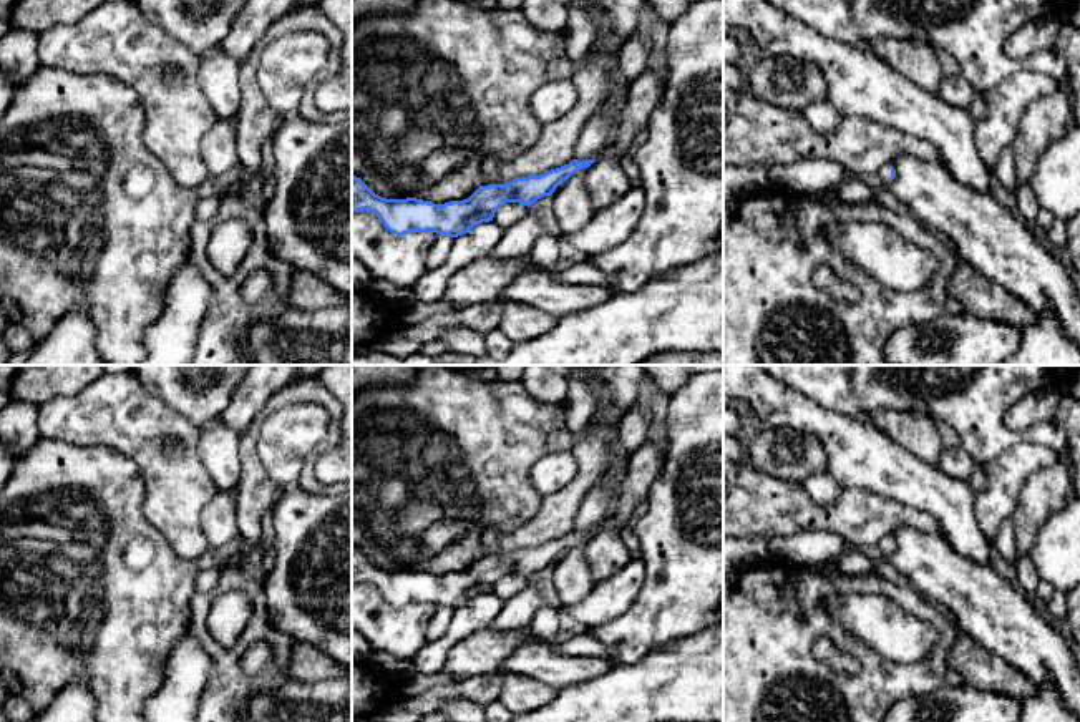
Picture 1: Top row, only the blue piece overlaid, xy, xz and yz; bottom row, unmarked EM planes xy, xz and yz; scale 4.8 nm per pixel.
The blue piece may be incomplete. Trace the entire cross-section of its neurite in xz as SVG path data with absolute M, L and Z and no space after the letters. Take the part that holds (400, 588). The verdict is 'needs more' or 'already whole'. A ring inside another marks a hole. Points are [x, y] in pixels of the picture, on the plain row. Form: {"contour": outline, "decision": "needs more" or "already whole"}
{"contour": "M594 531L577 533L539 548L516 549L504 556L479 558L468 571L435 576L416 569L387 571L375 566L360 549L352 548L352 586L373 584L383 598L396 606L436 604L458 609L481 594L489 594L506 574L531 578Z", "decision": "already whole"}

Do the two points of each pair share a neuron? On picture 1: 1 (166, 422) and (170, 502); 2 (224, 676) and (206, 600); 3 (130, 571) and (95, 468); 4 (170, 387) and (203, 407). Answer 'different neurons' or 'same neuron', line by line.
1: same neuron
2: same neuron
3: same neuron
4: same neuron

